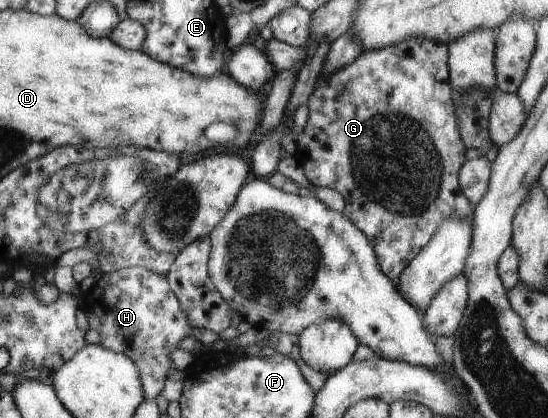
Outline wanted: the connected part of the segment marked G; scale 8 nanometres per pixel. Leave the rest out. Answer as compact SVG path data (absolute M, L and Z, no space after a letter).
M404 39L390 47L364 51L364 53L359 53L354 61L350 61L344 67L339 67L334 73L326 73L326 75L320 73L316 78L314 89L306 103L309 116L304 128L296 137L295 151L292 156L302 168L304 177L308 179L310 185L328 187L342 195L345 205L341 214L369 239L380 271L390 280L398 278L407 263L410 263L410 260L430 241L430 237L438 231L438 226L444 219L454 215L470 217L473 213L473 205L459 190L457 173L464 163L465 147L458 135L456 115L454 115L454 105L452 105L453 91L448 78L447 49L444 45L434 45L432 39Z

